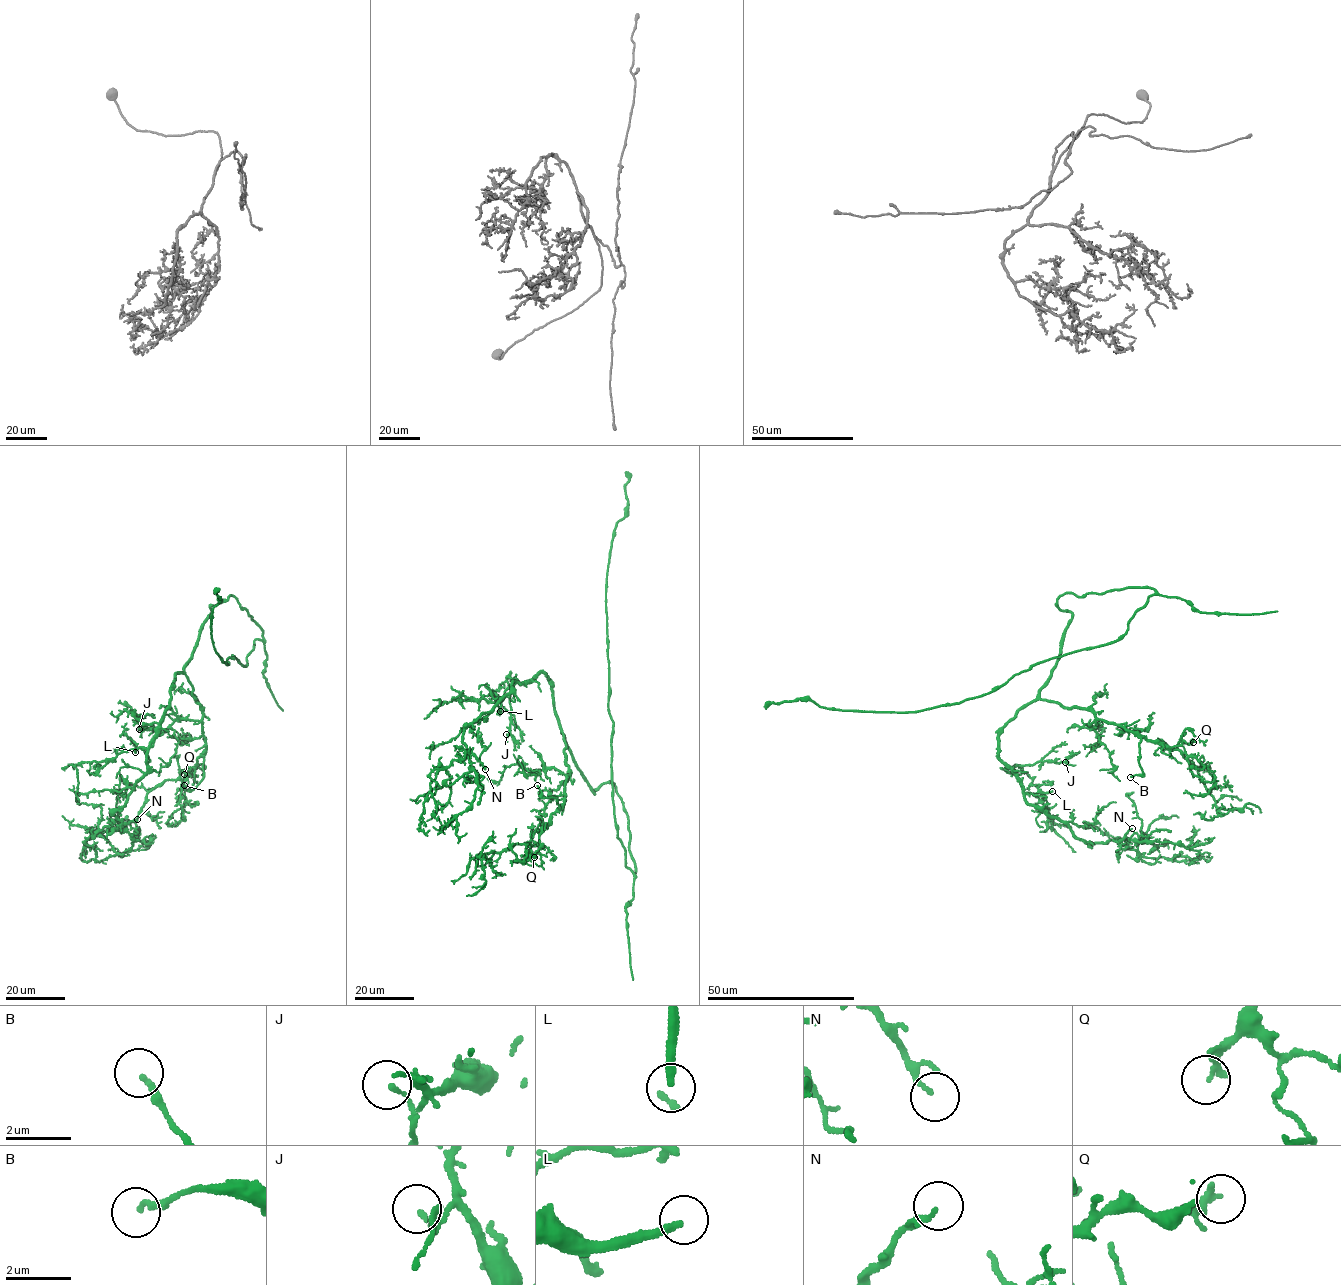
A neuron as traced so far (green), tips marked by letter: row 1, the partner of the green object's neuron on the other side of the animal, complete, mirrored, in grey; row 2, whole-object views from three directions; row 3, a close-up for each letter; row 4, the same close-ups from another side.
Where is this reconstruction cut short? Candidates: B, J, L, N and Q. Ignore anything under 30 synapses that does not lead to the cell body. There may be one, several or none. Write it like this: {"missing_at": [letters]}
{"missing_at": ["L", "Q"]}

